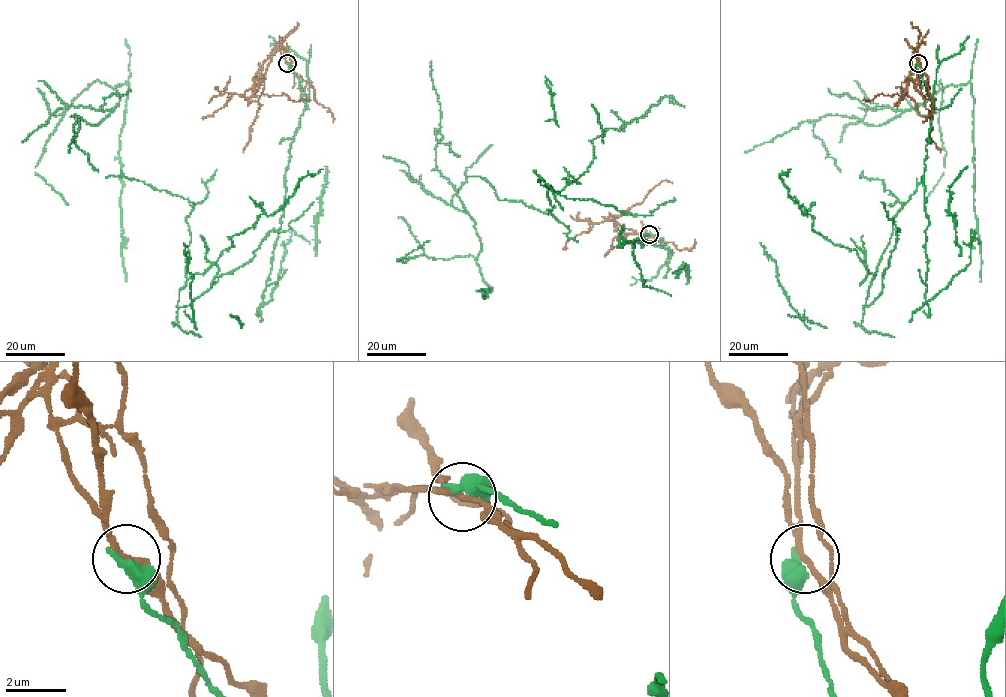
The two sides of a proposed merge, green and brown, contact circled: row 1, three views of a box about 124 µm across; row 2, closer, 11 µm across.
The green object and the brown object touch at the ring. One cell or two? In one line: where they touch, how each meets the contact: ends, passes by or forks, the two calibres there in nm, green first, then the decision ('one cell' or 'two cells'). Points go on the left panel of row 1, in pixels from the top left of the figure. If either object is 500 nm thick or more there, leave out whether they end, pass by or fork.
at (287, 63); green ends there; brown passes by; 480 nm thick on the green side, 180 nm on the other; two cells

